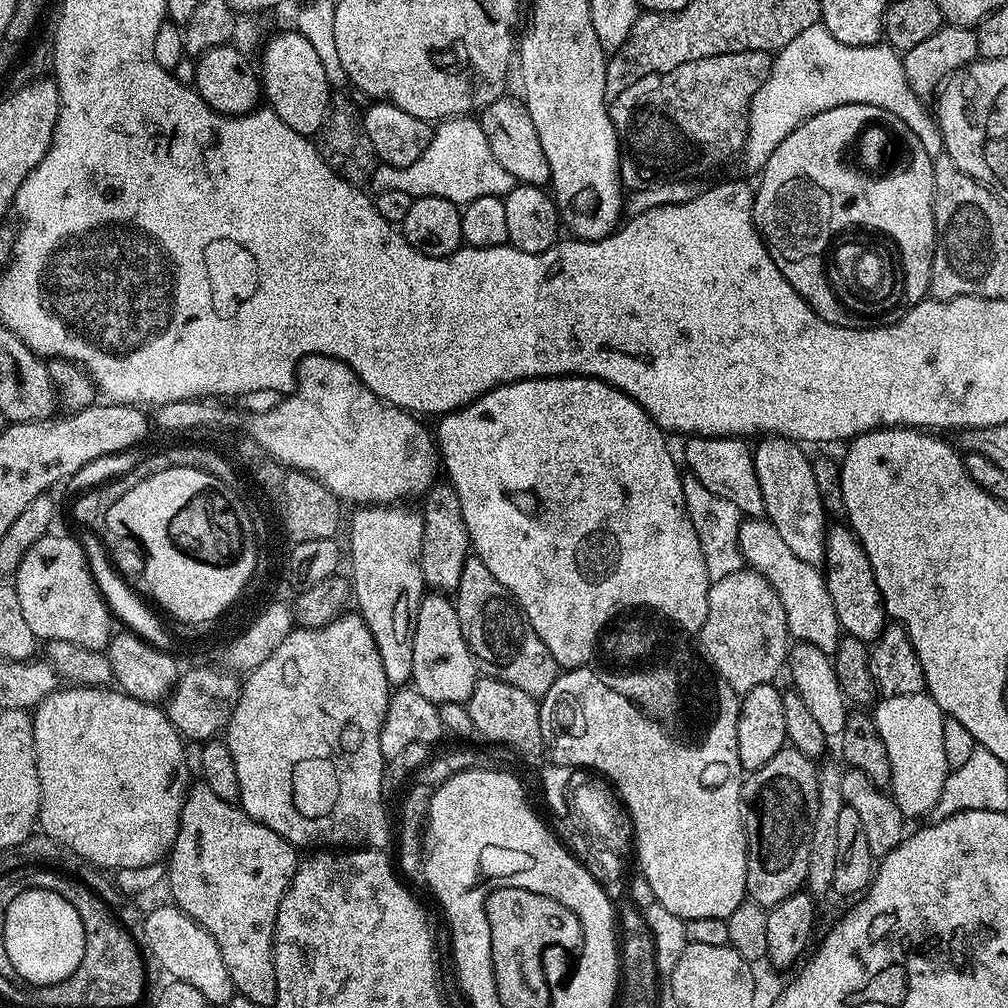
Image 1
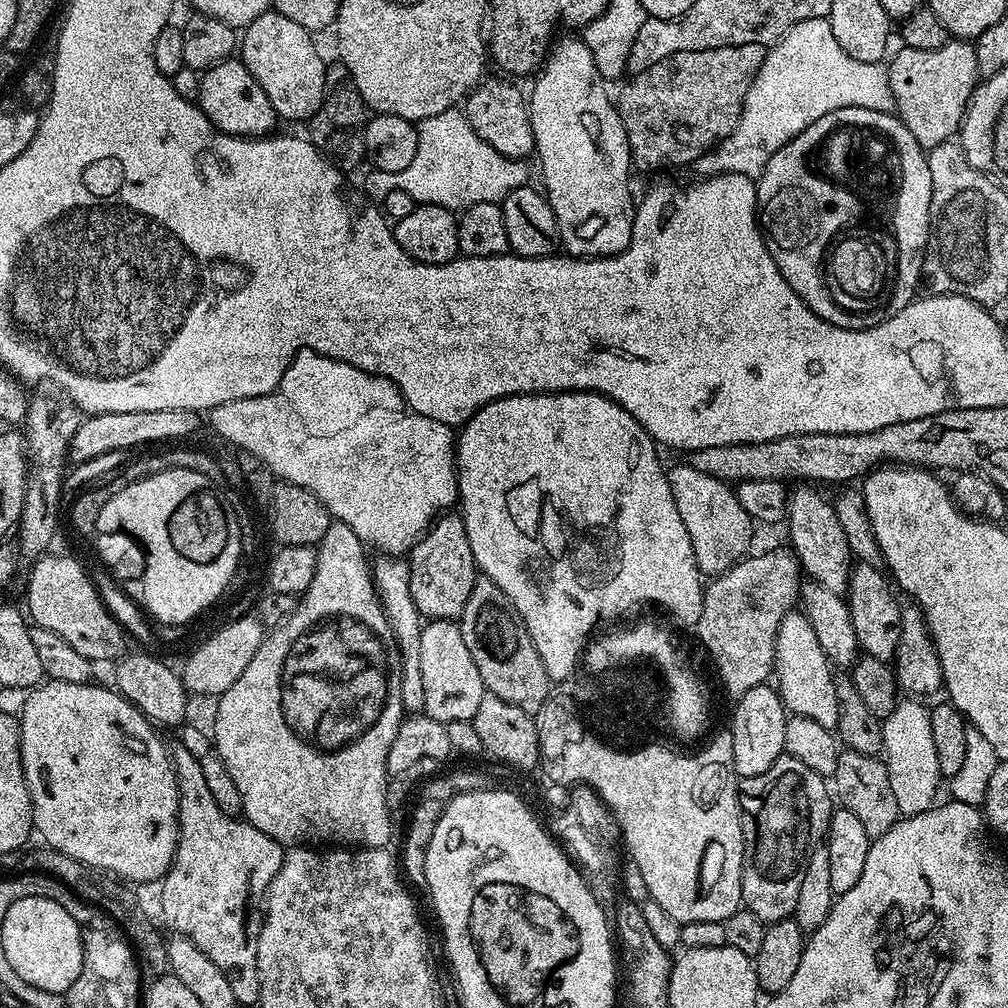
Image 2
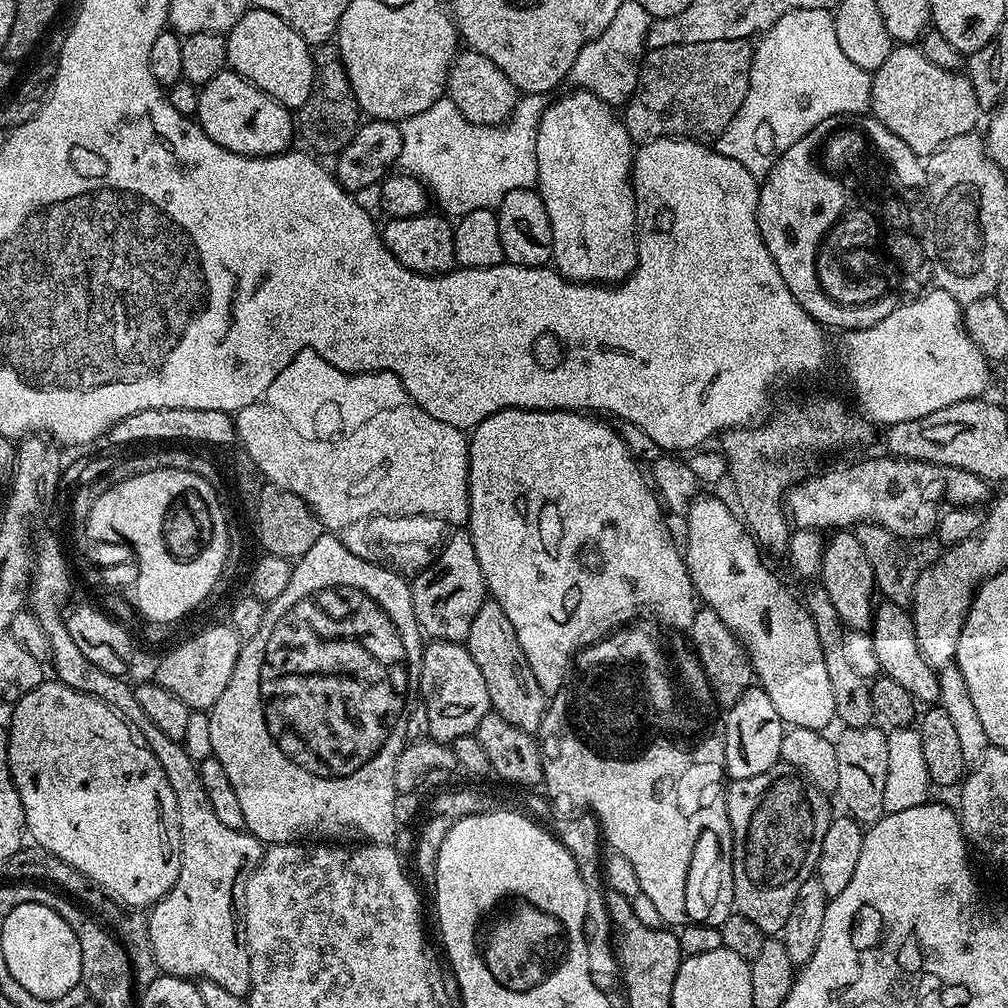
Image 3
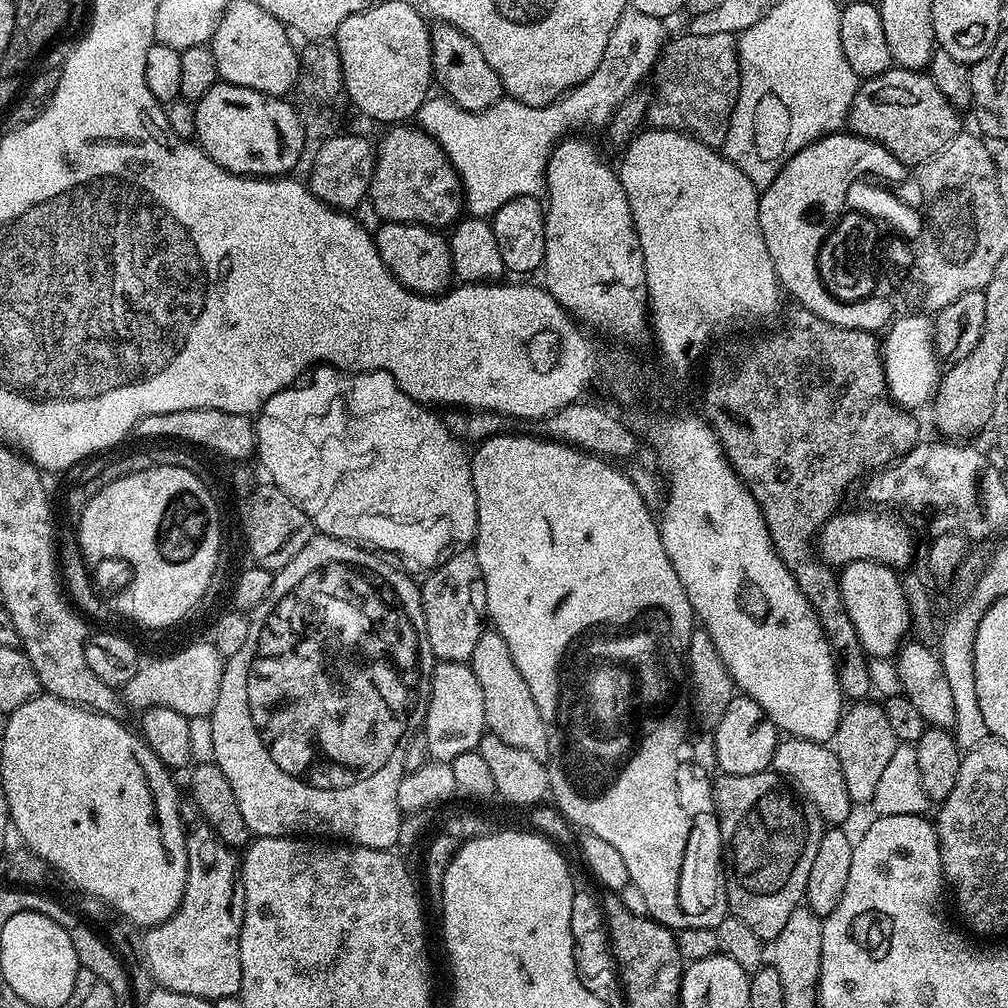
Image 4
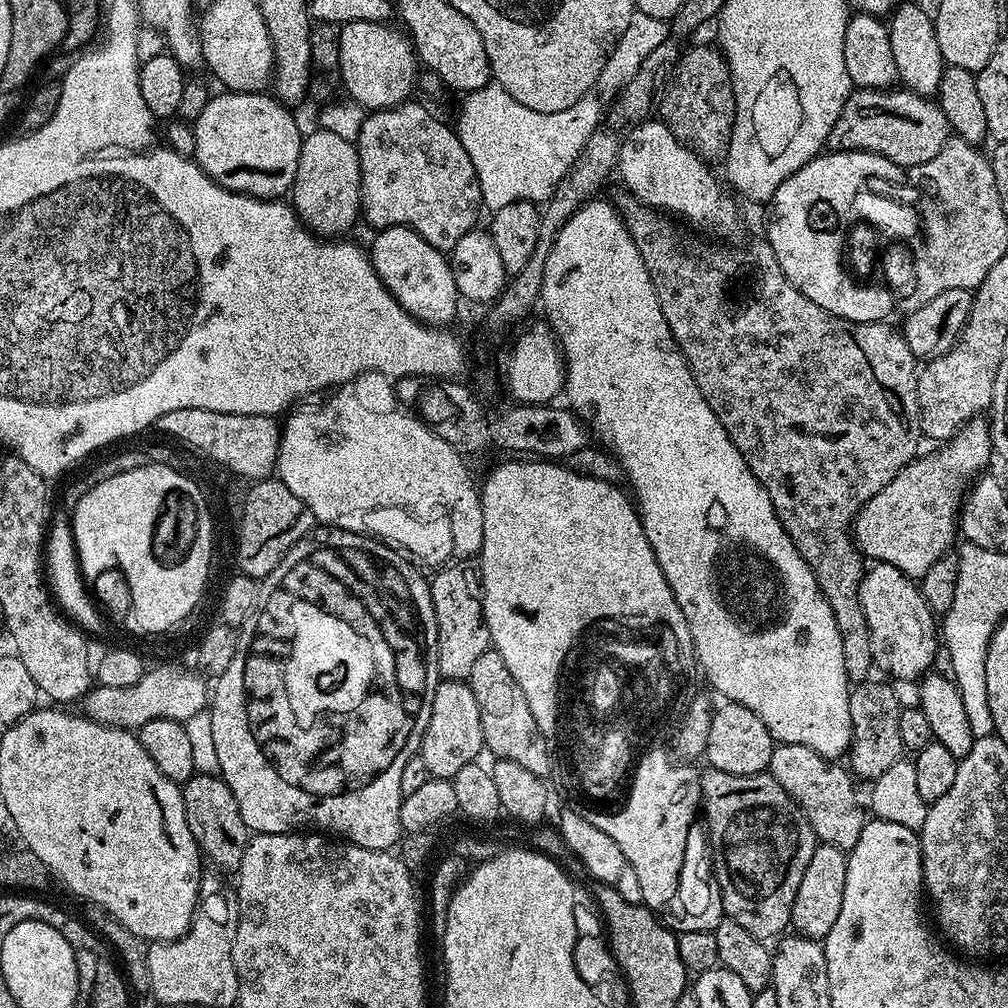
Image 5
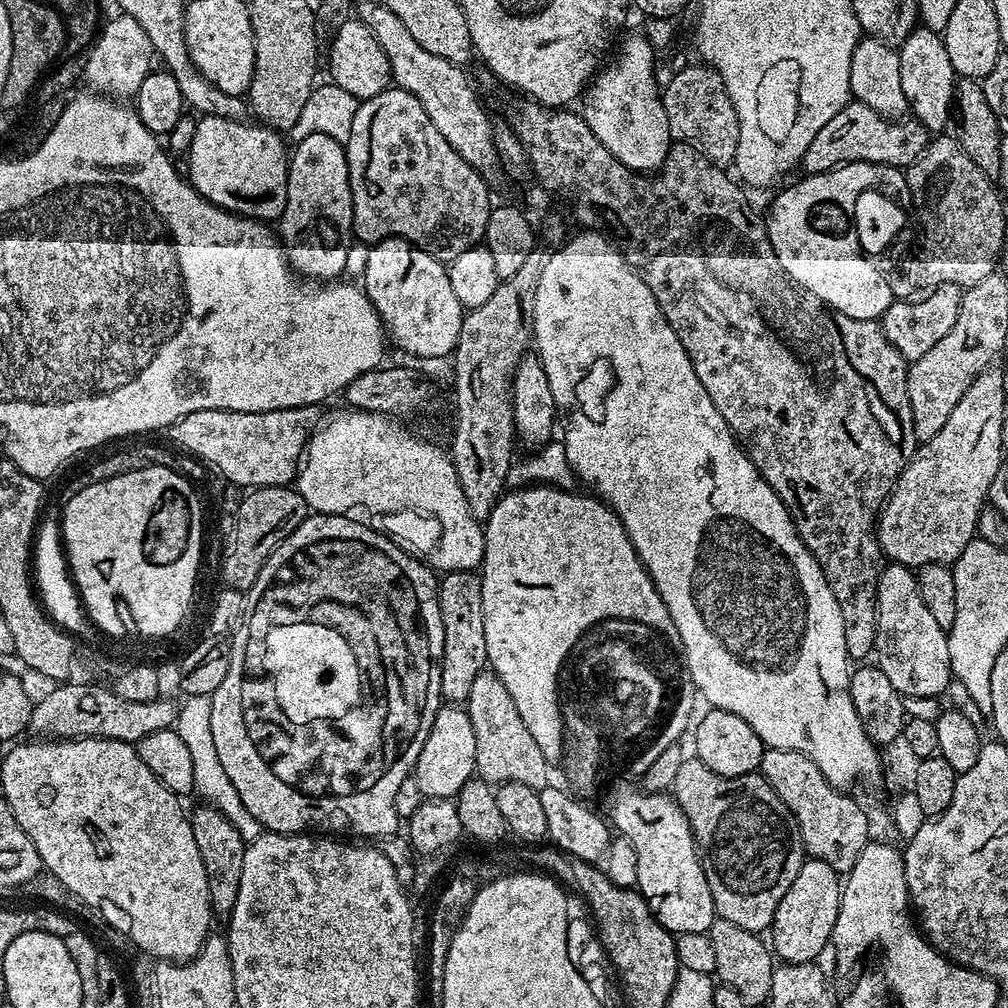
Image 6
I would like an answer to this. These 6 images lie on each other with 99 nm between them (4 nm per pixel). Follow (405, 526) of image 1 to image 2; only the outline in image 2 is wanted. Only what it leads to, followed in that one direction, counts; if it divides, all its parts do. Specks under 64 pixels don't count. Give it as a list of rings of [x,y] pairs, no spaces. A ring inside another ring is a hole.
[[[380,554],[371,565],[372,581],[376,583],[384,611],[388,614],[388,622],[400,650],[400,677],[402,678],[402,706],[405,713],[423,713],[426,693],[422,690],[422,661],[418,659],[420,635],[424,629],[418,606],[414,606],[414,598],[410,598],[410,574],[407,559],[391,554]]]

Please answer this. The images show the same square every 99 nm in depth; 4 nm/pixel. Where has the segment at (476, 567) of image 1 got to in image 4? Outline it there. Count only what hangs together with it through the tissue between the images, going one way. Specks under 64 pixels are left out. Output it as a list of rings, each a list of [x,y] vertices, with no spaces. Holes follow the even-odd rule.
[[[486,630],[474,645],[470,667],[478,678],[478,686],[482,686],[484,722],[487,731],[493,736],[502,738],[502,742],[510,742],[510,746],[526,750],[526,754],[534,754],[534,758],[547,761],[550,724],[542,718],[542,714],[538,714],[534,694],[530,694],[526,678],[522,678],[518,666],[514,666],[514,658],[510,654],[510,646],[506,646],[506,638],[502,638],[502,634],[498,634],[495,630]]]

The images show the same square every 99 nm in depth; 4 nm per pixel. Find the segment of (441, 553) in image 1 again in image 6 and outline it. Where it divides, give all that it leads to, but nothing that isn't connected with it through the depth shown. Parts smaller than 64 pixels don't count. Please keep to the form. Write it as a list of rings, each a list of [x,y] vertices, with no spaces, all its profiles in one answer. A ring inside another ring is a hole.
[[[446,572],[439,577],[438,610],[442,614],[442,658],[440,659],[440,695],[448,702],[467,701],[474,678],[485,671],[486,622],[482,618],[482,582],[480,572]]]

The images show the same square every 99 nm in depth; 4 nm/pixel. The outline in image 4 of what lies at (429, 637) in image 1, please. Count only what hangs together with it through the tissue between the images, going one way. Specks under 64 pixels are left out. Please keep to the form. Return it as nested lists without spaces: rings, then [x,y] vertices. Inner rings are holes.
[[[441,660],[432,669],[432,685],[422,735],[428,743],[428,755],[436,762],[451,762],[458,754],[466,754],[479,749],[480,739],[486,735],[484,722],[484,703],[482,702],[482,686],[478,686],[478,678],[468,664]]]

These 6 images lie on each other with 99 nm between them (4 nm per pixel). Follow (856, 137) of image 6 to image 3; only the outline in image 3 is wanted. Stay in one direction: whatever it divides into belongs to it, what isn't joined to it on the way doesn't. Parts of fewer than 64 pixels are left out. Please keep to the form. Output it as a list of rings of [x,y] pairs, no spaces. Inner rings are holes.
[[[916,46],[893,47],[891,54],[886,58],[886,62],[882,62],[882,66],[877,72],[872,73],[872,106],[870,112],[878,122],[882,122],[882,126],[886,126],[886,130],[890,130],[890,134],[898,134],[898,138],[902,138],[902,142],[906,142],[906,146],[910,146],[910,150],[914,150],[914,154],[921,158],[932,156],[942,145],[950,142],[950,138],[958,138],[958,134],[977,131],[978,125],[976,123],[979,122],[980,115],[982,115],[980,103],[974,94],[974,86],[969,82],[967,75],[963,71],[951,72],[942,66],[934,66],[934,62],[928,61],[926,54],[922,54],[919,47]]]

